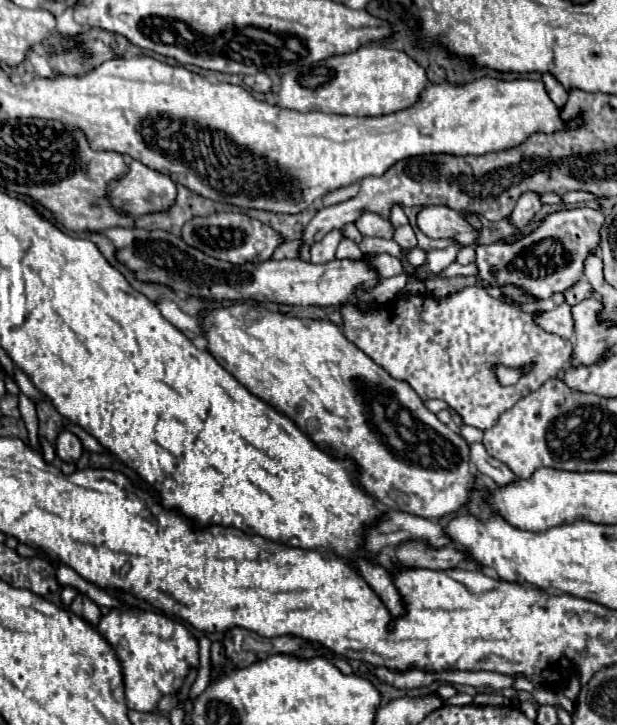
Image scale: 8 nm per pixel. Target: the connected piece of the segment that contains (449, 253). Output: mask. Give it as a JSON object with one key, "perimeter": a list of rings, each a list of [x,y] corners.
{"perimeter":[[[452,243],[452,245],[448,245],[446,249],[428,253],[428,271],[430,271],[430,273],[442,273],[442,271],[456,259],[460,247],[462,247],[462,245]]]}

